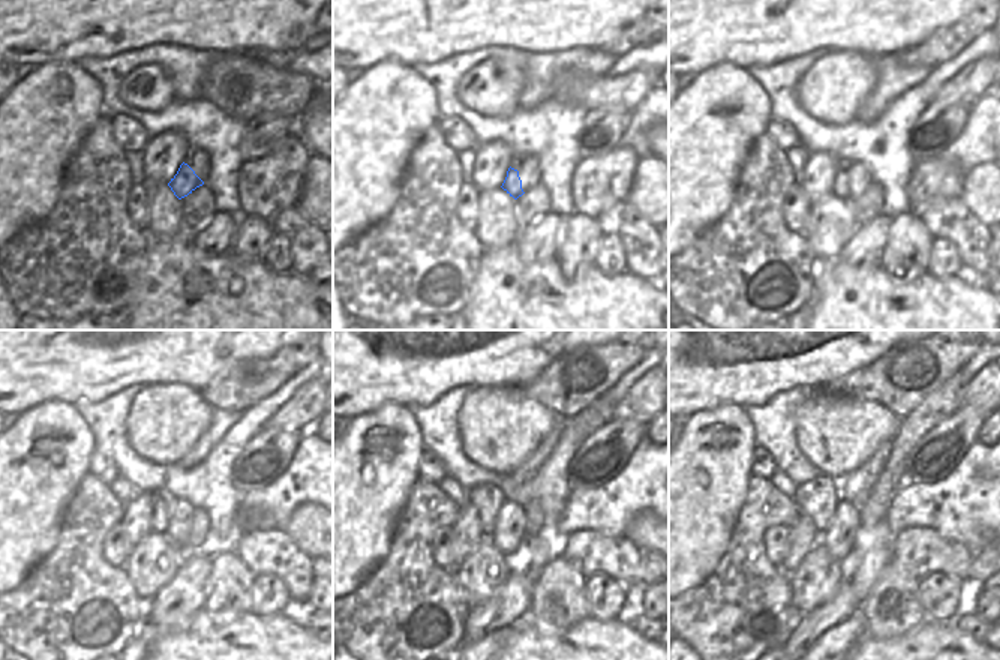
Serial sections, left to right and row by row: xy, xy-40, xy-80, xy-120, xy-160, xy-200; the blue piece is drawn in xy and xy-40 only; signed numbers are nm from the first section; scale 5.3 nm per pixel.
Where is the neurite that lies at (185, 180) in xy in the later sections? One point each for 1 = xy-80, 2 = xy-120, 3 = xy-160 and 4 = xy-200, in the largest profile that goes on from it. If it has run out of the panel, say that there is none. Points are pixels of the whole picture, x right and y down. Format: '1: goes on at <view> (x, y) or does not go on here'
1: goes on at xy-80 (841, 180)
2: goes on at xy-120 (161, 501)
3: goes on at xy-160 (488, 500)
4: goes on at xy-200 (817, 500)

